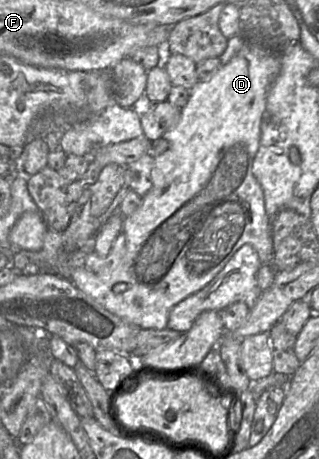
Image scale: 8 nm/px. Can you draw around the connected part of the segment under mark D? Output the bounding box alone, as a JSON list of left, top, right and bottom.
[71,41,280,330]

